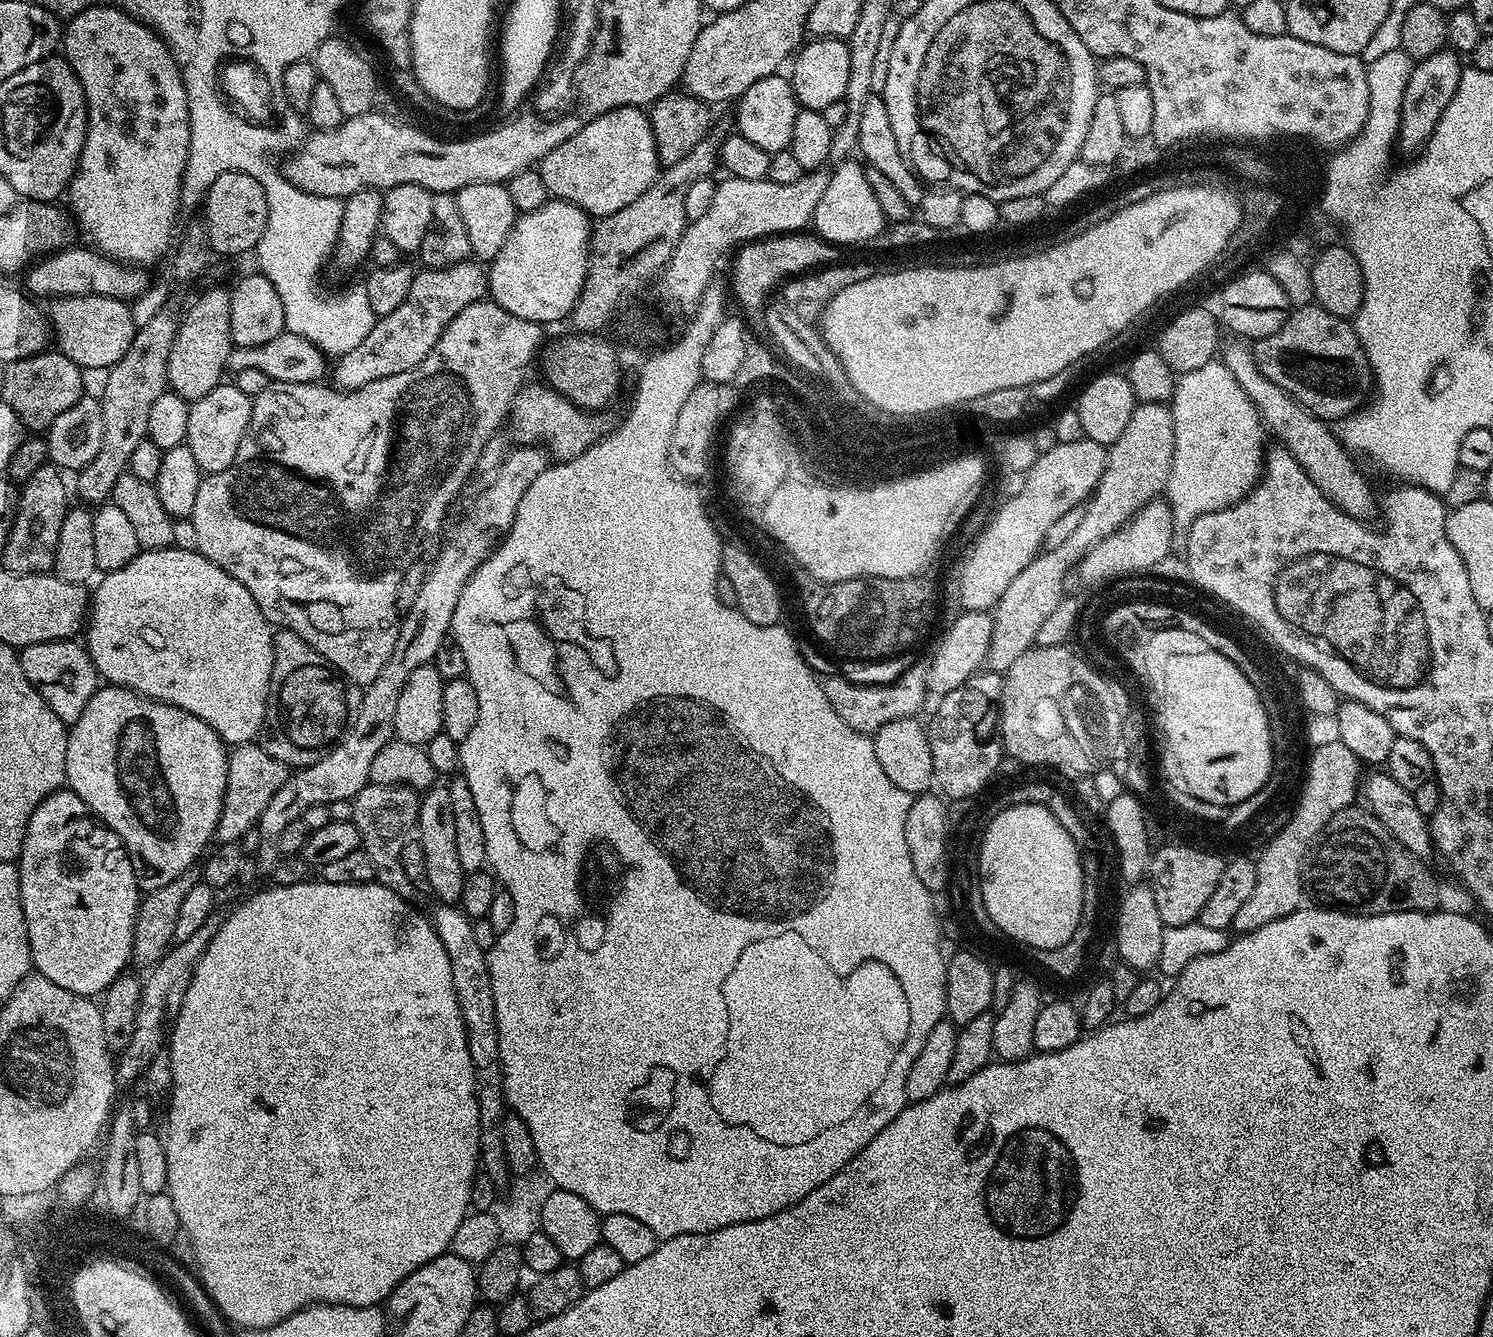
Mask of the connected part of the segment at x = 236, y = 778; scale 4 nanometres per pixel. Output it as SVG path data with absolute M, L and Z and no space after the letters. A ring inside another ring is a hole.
M259 743L238 744L228 754L228 774L226 776L226 794L222 802L222 814L218 818L215 839L220 844L234 844L244 835L253 831L260 823L262 810L270 806L270 798L287 782L290 775L288 765L278 762Z

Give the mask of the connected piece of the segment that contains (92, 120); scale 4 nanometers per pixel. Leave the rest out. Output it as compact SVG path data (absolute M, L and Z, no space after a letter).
M106 2L98 6L82 10L78 15L71 17L62 28L62 56L68 61L72 73L84 91L84 103L88 105L88 125L84 128L84 145L80 151L80 161L76 163L76 171L68 181L66 197L67 207L70 209L71 219L75 227L84 235L83 243L102 256L124 266L148 266L164 256L164 251L173 243L172 231L176 228L176 211L181 211L180 183L184 180L184 173L188 167L188 147L190 146L190 120L188 118L188 99L186 86L168 44L153 28L141 24L139 20L123 12L121 8L111 8Z

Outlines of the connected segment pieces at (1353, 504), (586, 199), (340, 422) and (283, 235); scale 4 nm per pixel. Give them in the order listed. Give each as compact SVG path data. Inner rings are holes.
M1232 338L1222 348L1222 362L1238 380L1238 386L1246 392L1246 398L1254 402L1265 429L1277 436L1279 443L1287 448L1288 453L1308 471L1308 477L1328 498L1346 514L1355 520L1371 521L1372 515L1377 515L1378 500L1372 497L1372 488L1368 480L1352 465L1353 457L1349 449L1345 448L1341 437L1331 432L1329 425L1313 412L1306 411L1298 401L1282 386L1274 386L1270 378L1266 378L1258 371L1252 360L1251 347L1243 339Z
M634 106L615 108L594 118L538 161L549 197L568 200L592 218L603 218L630 206L656 180L661 168L649 113Z
M485 298L466 306L466 310L462 310L462 314L458 314L458 318L446 326L434 350L430 350L430 354L426 354L426 358L418 362L414 370L390 374L390 378L378 378L378 382L366 382L366 386L356 388L353 392L324 382L269 382L266 390L253 399L248 429L232 465L221 472L209 472L200 481L190 517L198 533L196 551L210 558L214 566L226 570L230 578L238 578L238 582L250 590L250 598L258 602L258 610L262 610L269 624L298 634L298 638L318 650L322 658L326 658L344 679L353 684L366 686L374 682L382 666L386 666L390 654L394 654L398 642L402 613L396 608L395 599L403 575L408 567L421 559L420 547L424 539L439 530L452 499L463 490L468 475L471 477L475 473L482 446L486 446L488 439L501 431L500 423L509 419L512 402L525 383L524 375L528 367L534 364L545 343L544 332L541 325L518 318L502 310L502 306L498 306L491 298Z
M279 175L263 185L268 207L268 231L256 243L254 257L260 263L259 275L274 282L274 290L278 290L278 298L282 298L285 329L314 342L314 346L332 358L354 350L354 346L370 334L378 319L374 310L370 310L370 302L366 302L366 290L363 286L356 286L346 289L341 296L320 296L320 271L336 251L344 213L343 203L335 196L315 196L301 188L293 188Z

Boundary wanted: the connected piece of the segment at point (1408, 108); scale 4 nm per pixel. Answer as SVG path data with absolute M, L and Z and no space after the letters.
M1445 50L1430 54L1430 58L1419 61L1413 67L1410 82L1406 82L1406 94L1402 94L1398 133L1398 148L1402 151L1419 153L1434 134L1446 106L1450 106L1457 90L1462 87L1463 80L1460 79L1464 76L1464 68L1459 59L1461 60L1461 57L1455 51Z

